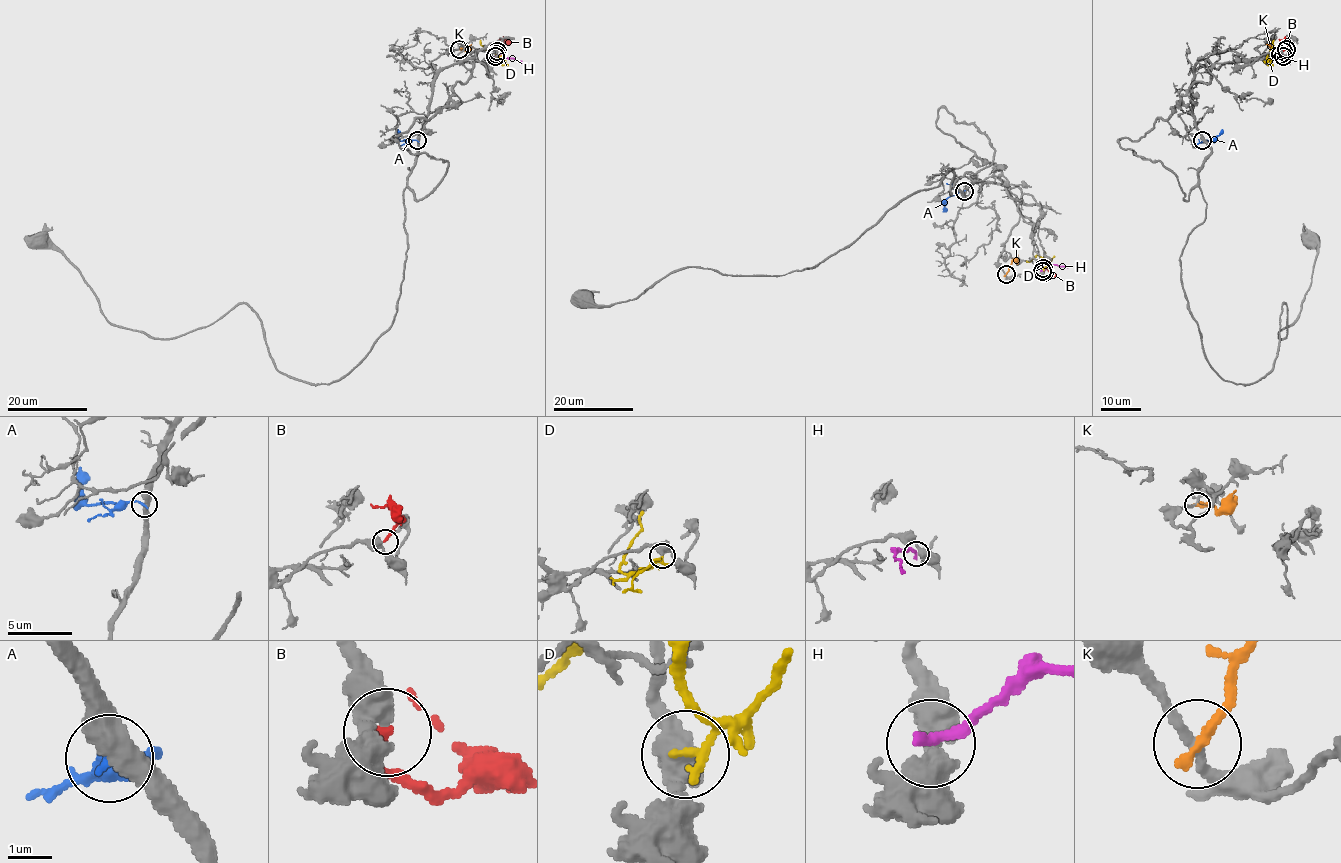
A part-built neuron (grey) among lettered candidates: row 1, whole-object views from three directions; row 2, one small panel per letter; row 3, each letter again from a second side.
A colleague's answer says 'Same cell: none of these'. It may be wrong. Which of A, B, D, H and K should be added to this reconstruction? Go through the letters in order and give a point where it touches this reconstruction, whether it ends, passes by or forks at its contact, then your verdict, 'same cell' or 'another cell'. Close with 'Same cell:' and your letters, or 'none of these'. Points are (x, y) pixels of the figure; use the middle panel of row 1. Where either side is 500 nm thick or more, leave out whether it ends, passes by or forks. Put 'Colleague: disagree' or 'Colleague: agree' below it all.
A: contact (964, 191); it ends; another cell
B: contact (1044, 272); it ends; same cell
D: contact (1043, 268); another cell
H: contact (1042, 271); it ends; another cell
K: contact (1006, 274); it ends; another cell
Same cell: B
Colleague: disagree

